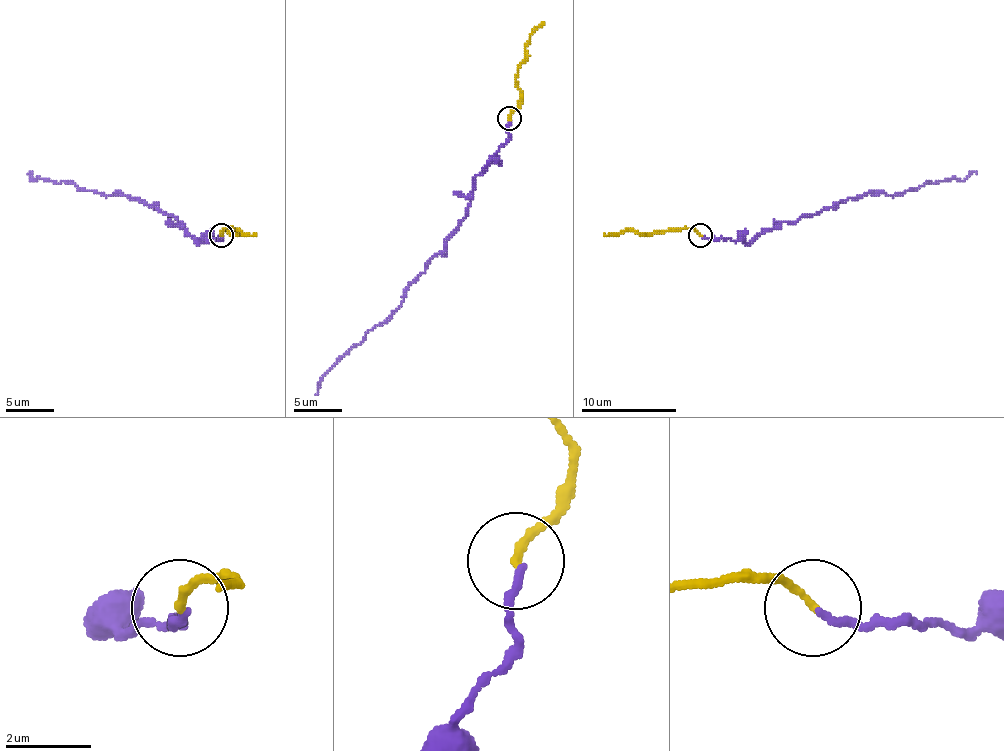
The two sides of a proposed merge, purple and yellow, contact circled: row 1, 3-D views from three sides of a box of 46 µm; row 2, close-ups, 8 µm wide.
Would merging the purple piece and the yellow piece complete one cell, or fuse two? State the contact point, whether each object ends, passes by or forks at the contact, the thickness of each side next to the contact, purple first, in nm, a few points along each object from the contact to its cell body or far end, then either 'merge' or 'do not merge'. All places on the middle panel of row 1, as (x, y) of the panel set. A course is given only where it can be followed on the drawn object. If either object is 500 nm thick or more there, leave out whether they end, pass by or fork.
at (509, 118); purple ends there; yellow ends there; 180 nm thick on the purple side, 180 nm on the other; purple runs (508, 120), (508, 139), (475, 177), (468, 215), (458, 230), (408, 287), (403, 301), (322, 377), (315, 394); yellow runs (508, 117), (520, 98), (515, 75), (525, 58), (525, 44), (544, 22); do not merge

